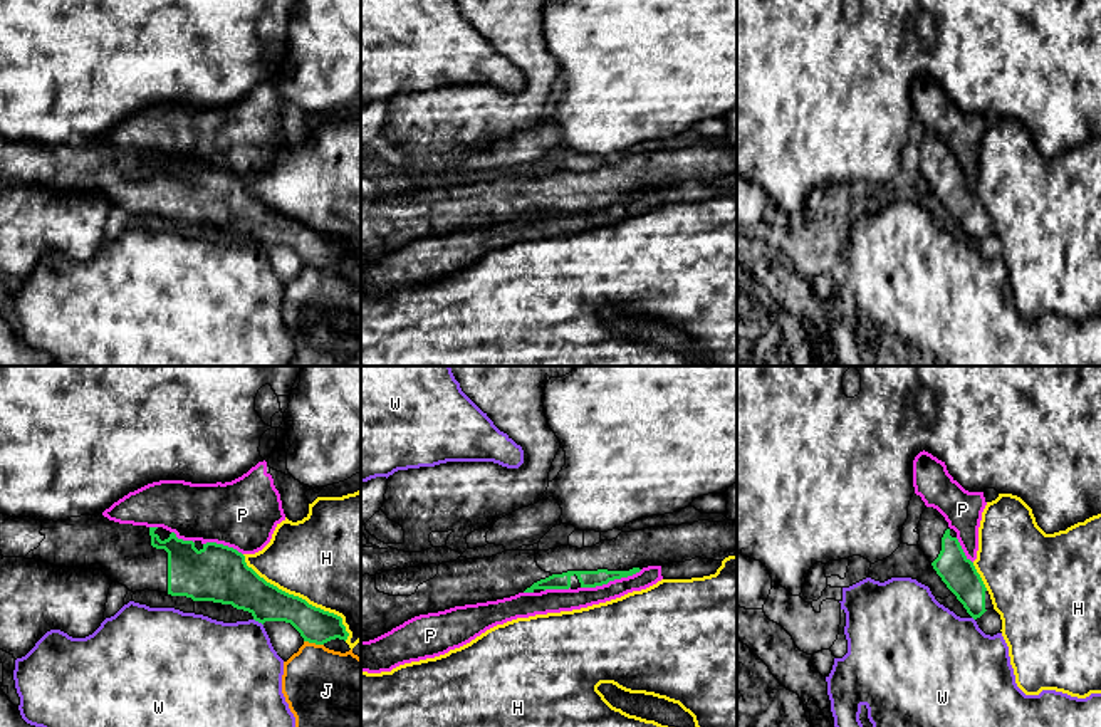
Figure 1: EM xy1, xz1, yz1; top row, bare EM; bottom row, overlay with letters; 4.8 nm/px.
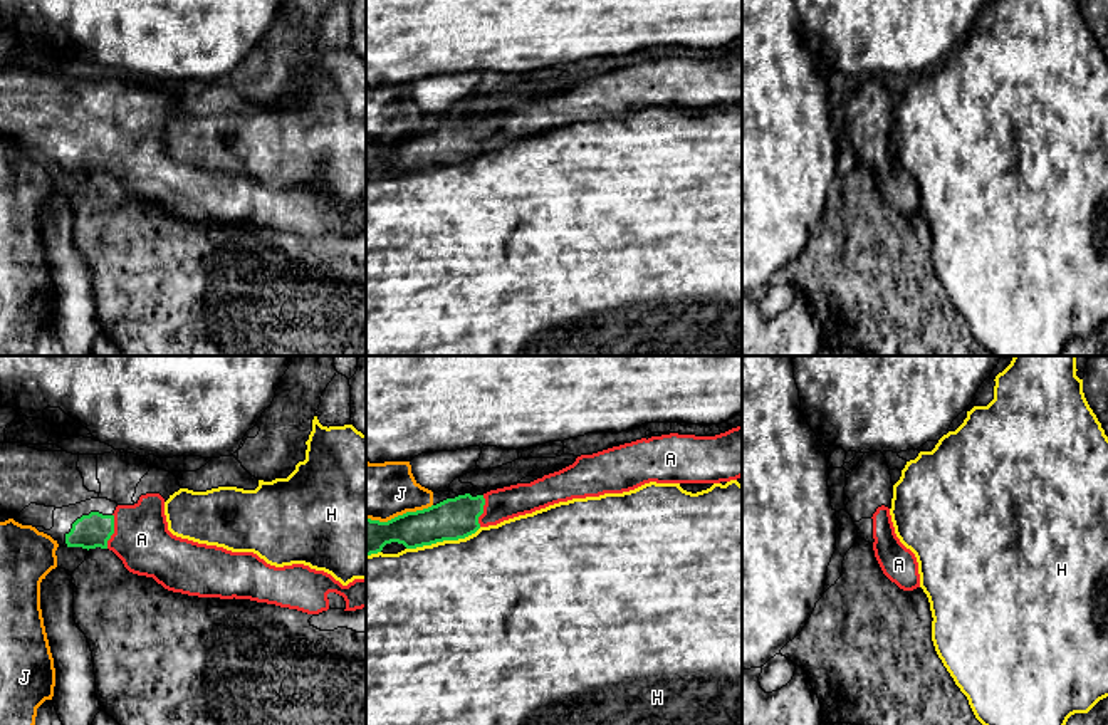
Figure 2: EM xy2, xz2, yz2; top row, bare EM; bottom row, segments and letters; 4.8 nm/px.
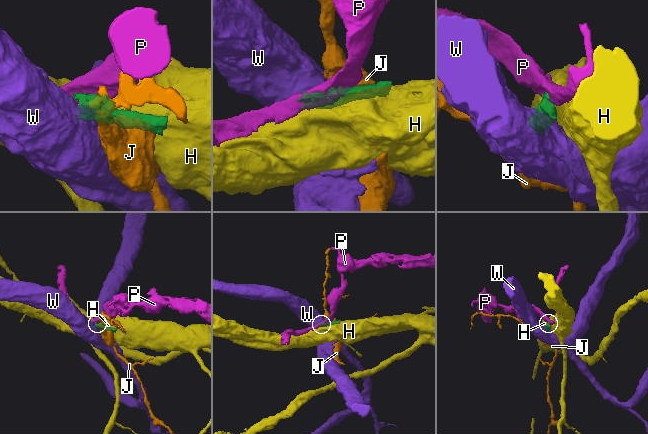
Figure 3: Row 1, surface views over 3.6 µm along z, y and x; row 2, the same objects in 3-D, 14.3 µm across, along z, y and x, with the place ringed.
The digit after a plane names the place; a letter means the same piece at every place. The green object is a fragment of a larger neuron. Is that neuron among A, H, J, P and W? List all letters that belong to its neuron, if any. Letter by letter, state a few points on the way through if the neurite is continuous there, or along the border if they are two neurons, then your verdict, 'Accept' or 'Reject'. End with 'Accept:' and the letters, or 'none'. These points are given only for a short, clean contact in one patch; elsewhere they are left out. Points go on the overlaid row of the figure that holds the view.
A: Path across: xy2 (91, 531), (113, 531), (135, 532), (141, 539). Accept
H: Reject
J: Reject
P: Reject
W: Reject
Accept: A

